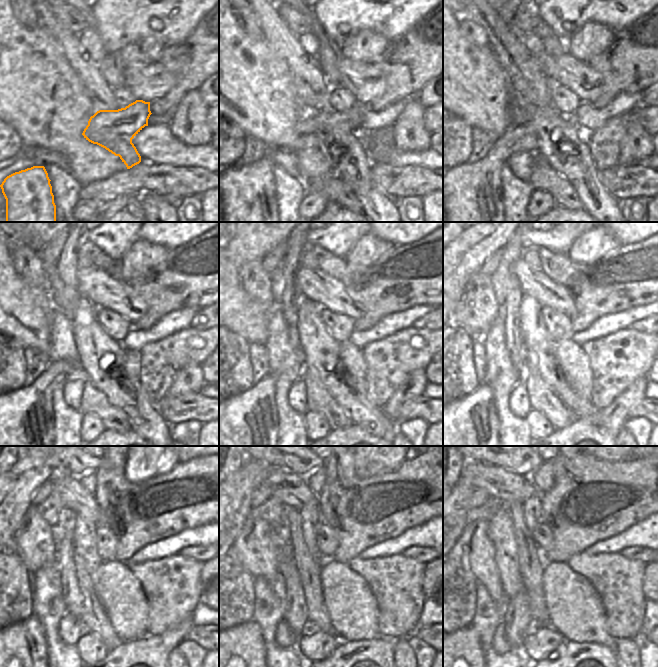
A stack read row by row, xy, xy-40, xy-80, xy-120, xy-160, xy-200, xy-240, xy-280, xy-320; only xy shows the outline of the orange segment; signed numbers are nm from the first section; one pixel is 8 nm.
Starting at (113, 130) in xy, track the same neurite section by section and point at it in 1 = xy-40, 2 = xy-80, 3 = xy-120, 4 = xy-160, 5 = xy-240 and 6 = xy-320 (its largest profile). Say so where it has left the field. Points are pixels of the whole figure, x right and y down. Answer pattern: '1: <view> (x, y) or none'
1: xy-40 (307, 133)
2: xy-80 (471, 194)
3: xy-120 (19, 425)
4: xy-160 (246, 425)
5: xy-240 (19, 649)
6: xy-320 (463, 649)

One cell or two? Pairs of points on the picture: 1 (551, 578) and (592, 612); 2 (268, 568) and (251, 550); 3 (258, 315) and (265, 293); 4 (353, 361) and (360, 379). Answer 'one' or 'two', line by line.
1: one
2: one
3: two
4: one

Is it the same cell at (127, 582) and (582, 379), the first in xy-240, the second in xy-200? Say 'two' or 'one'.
one

